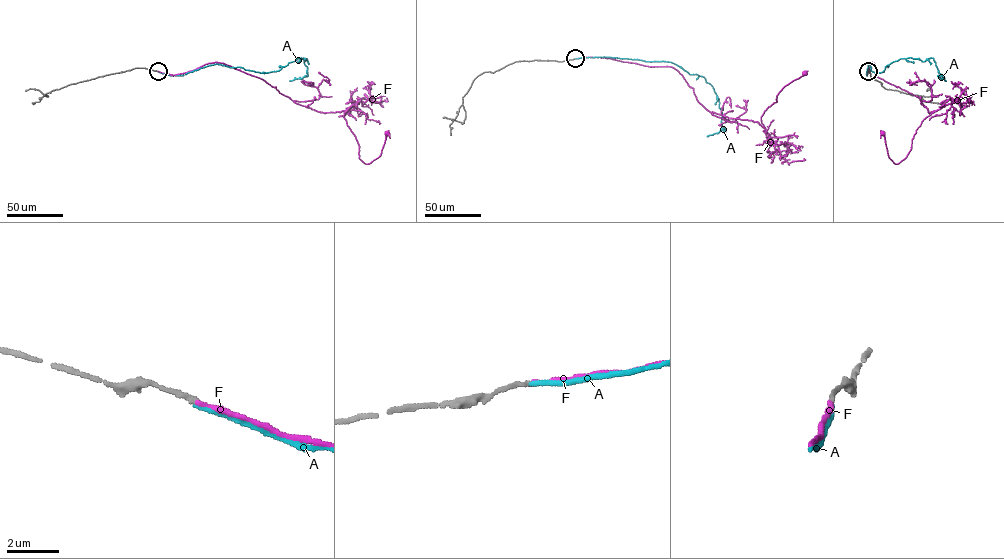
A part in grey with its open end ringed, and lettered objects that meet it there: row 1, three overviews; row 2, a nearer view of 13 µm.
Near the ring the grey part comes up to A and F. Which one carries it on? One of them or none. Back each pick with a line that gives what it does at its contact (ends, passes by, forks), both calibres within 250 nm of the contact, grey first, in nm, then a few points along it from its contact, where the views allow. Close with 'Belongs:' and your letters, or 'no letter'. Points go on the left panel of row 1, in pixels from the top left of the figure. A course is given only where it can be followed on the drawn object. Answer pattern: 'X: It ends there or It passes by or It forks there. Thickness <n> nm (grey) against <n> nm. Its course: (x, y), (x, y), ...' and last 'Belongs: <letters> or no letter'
F: It ends there. Thickness 170 nm (grey) against 150 nm. Its course: (158, 71), (175, 75), (224, 63), (307, 107), (347, 110), (343, 117), (364, 163), (381, 154), (386, 132)
Belongs: F

